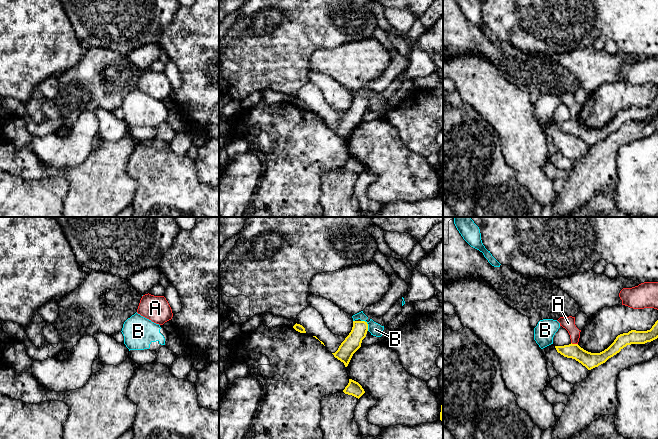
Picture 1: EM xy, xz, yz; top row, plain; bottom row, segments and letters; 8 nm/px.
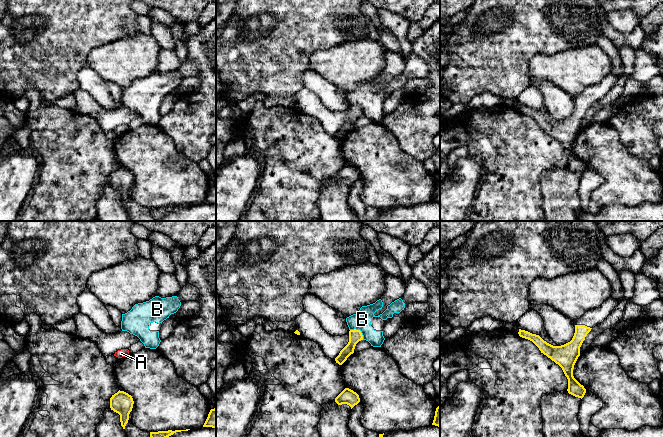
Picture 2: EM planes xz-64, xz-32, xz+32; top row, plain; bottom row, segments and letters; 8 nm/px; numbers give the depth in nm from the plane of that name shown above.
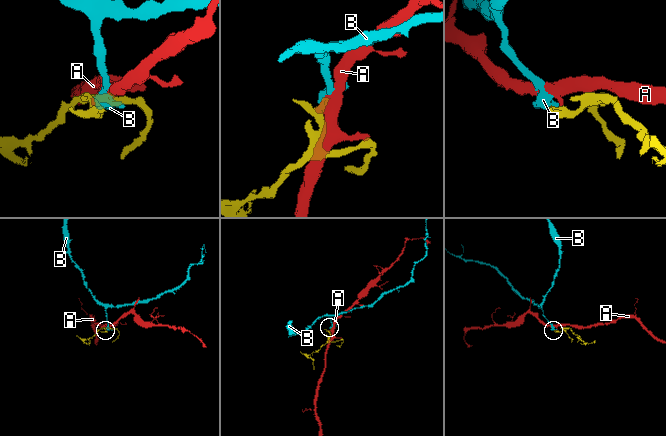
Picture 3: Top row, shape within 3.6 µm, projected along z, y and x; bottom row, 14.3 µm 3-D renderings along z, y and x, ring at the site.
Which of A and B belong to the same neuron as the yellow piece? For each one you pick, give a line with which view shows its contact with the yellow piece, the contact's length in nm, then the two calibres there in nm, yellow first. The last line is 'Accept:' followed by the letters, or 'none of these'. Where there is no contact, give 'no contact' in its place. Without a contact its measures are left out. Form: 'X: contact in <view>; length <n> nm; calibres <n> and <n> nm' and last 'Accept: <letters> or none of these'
Accept: none of these

